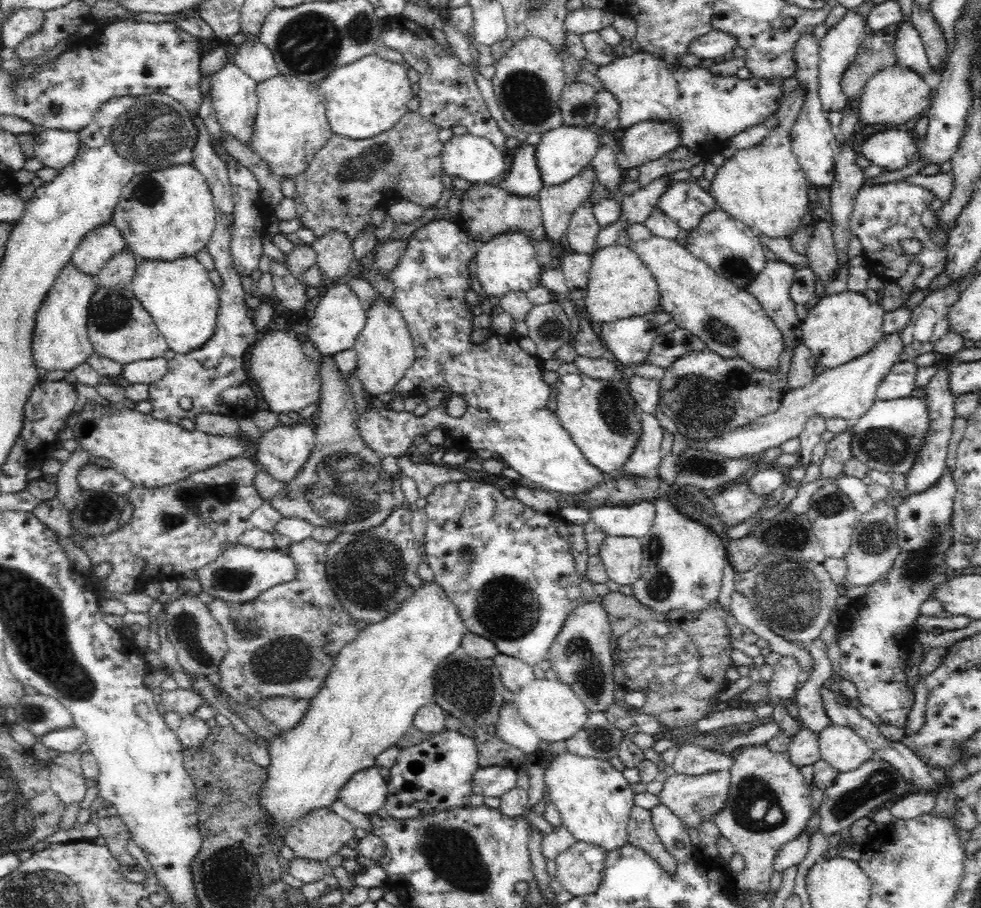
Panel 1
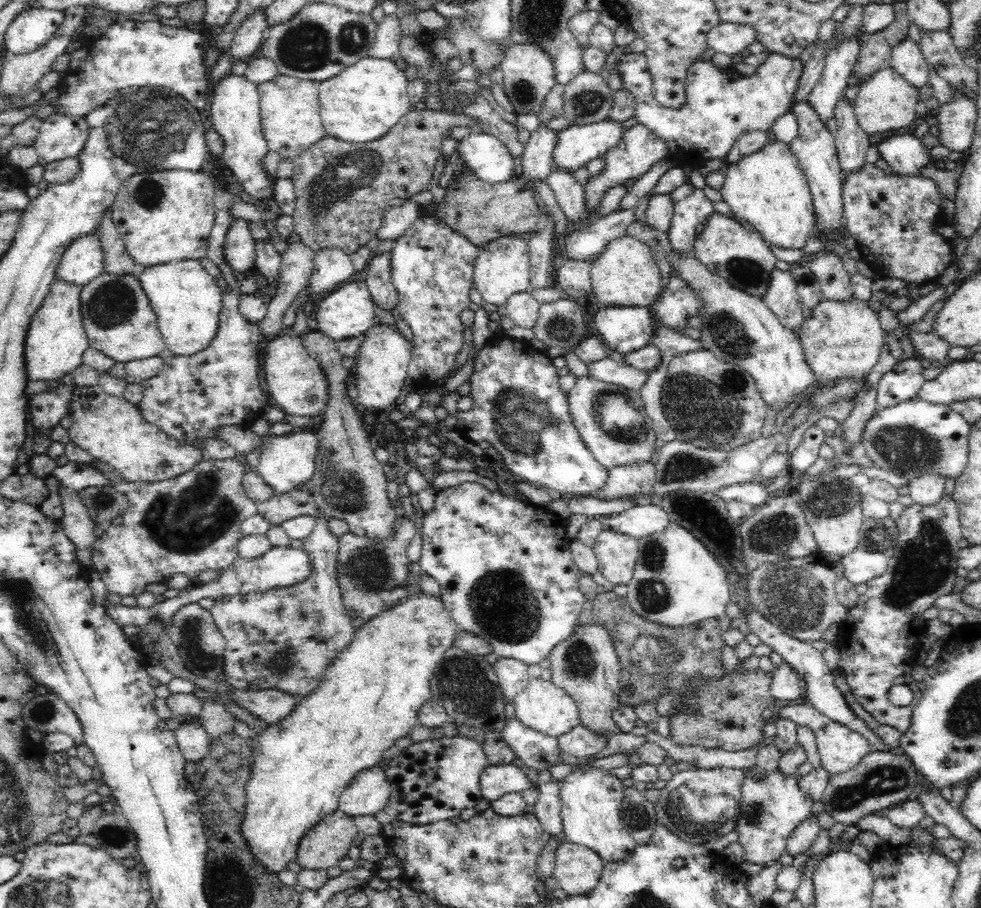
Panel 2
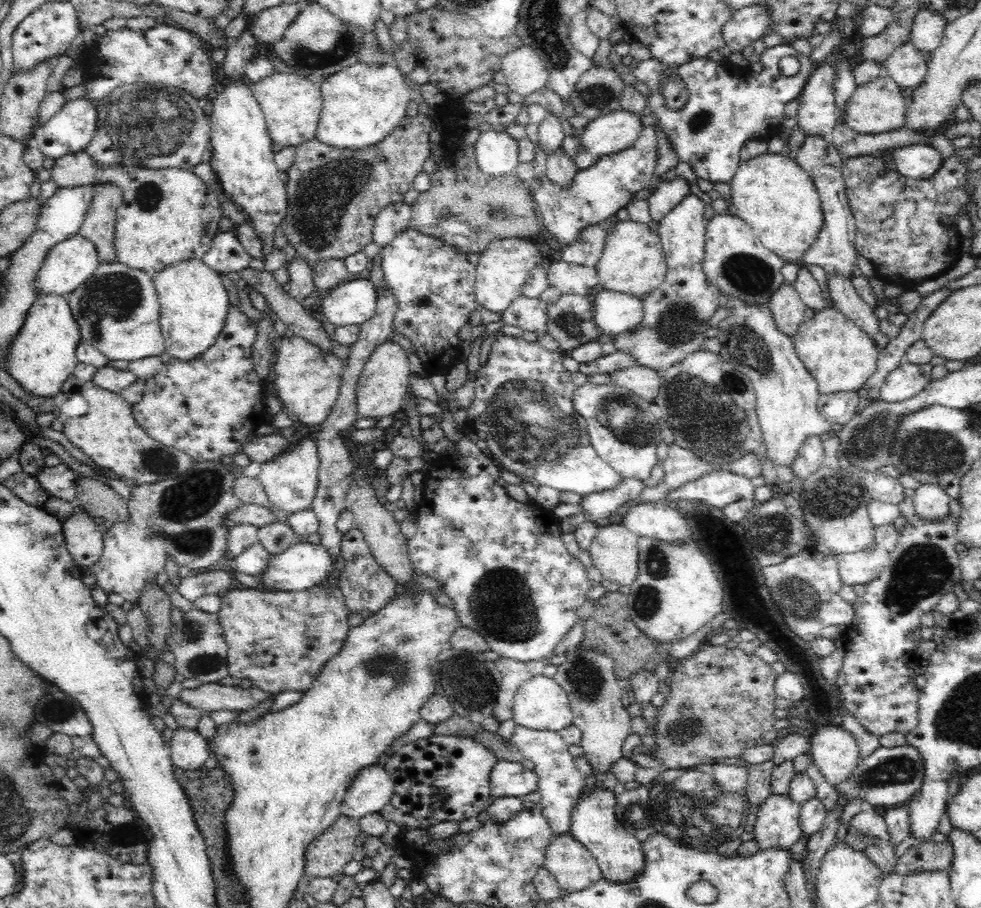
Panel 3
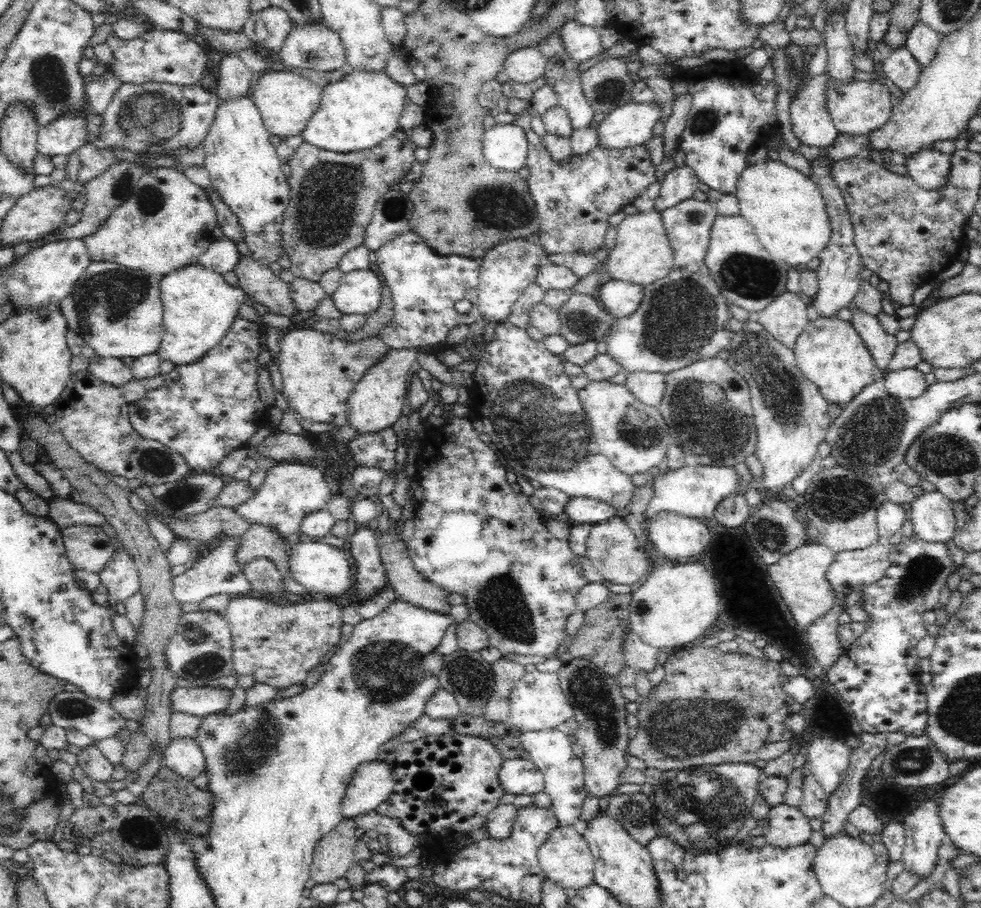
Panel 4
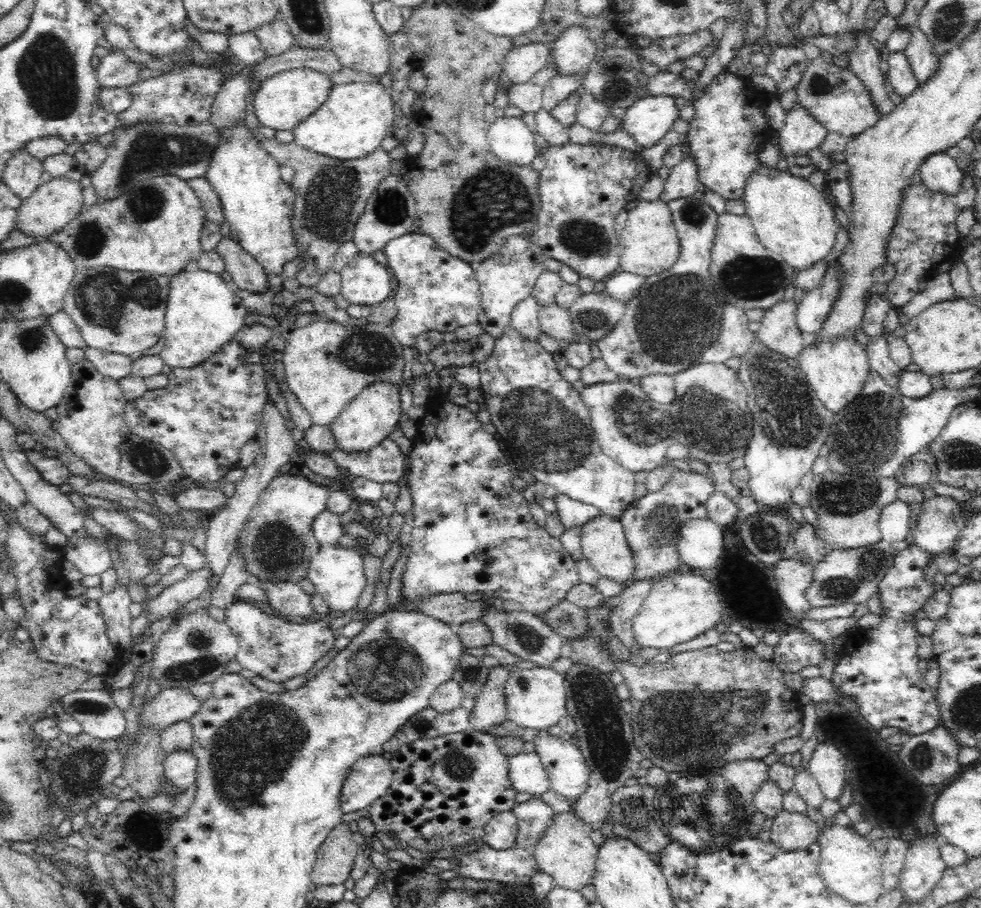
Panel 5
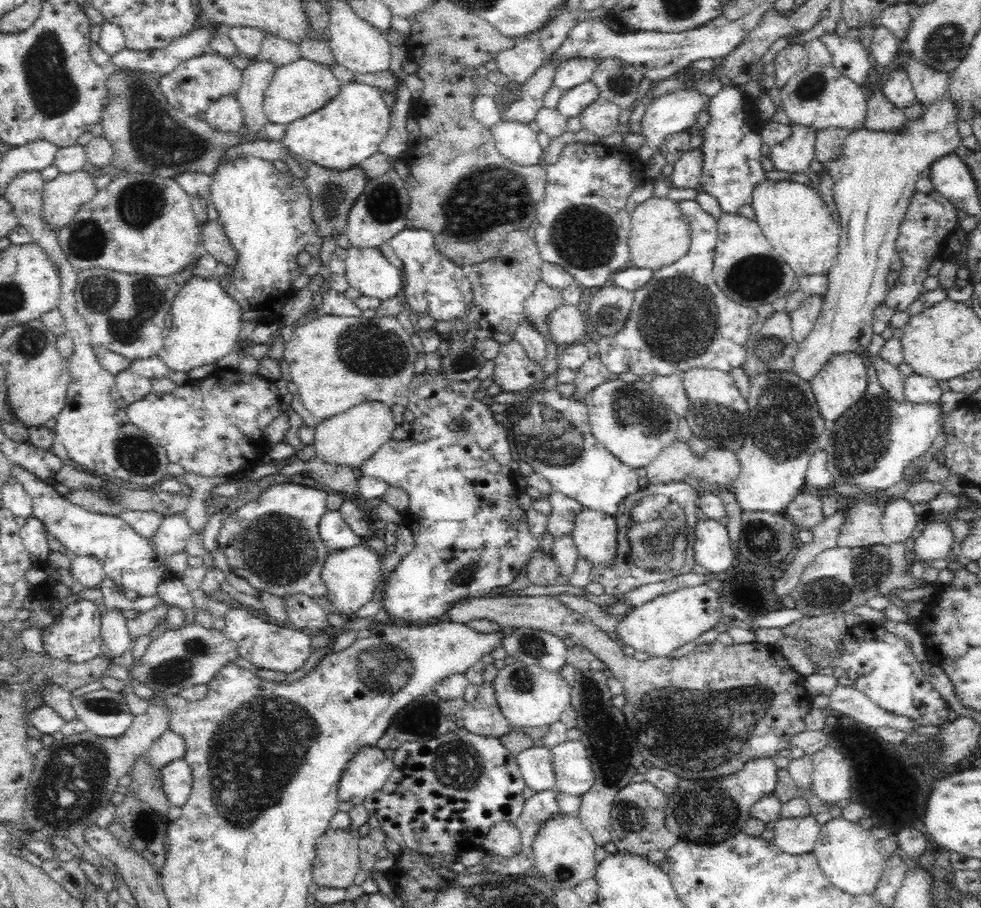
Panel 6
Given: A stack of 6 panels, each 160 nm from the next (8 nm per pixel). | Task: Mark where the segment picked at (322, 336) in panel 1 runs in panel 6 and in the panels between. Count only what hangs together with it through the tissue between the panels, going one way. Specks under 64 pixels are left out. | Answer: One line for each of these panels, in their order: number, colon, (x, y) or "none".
2: (348, 311)
3: (354, 302)
4: (359, 292)
5: (364, 280)
6: (367, 269)

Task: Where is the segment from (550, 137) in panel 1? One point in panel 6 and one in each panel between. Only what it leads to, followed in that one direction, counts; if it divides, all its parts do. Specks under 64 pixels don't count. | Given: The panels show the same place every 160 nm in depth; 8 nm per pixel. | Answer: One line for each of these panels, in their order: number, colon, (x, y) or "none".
2: (577, 144)
3: (612, 132)
4: (627, 126)
5: (647, 120)
6: (677, 111)

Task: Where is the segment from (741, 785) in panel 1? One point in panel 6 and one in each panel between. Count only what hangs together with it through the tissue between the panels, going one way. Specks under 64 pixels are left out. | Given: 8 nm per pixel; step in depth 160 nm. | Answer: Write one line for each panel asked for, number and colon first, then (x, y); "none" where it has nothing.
2: (770, 808)
3: (777, 826)
4: (788, 826)
5: (789, 831)
6: (795, 836)

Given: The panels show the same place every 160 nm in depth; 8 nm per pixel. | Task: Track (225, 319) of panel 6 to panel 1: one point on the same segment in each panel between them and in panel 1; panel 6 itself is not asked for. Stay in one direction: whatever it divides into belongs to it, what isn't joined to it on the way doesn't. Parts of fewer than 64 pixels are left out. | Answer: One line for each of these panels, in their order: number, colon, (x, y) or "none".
1: (184, 303)
2: (187, 301)
3: (194, 303)
4: (199, 306)
5: (203, 314)

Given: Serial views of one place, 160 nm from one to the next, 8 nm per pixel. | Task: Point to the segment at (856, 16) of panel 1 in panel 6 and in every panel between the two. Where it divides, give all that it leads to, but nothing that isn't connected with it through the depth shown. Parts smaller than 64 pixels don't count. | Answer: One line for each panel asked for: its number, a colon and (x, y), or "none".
2: (840, 61)
3: (817, 114)
4: (811, 123)
5: (801, 133)
6: (794, 154)

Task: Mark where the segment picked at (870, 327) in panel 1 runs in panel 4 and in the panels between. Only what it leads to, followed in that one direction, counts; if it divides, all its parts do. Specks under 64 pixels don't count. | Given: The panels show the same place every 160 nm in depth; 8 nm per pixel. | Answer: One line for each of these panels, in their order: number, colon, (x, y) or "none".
2: (841, 339)
3: (841, 357)
4: (830, 352)

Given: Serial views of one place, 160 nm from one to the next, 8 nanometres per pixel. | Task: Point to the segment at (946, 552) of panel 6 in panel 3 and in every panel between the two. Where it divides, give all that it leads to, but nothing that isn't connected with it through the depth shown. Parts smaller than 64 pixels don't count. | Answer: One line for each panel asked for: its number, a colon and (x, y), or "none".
3: (931, 502)
4: (932, 514)
5: (937, 529)

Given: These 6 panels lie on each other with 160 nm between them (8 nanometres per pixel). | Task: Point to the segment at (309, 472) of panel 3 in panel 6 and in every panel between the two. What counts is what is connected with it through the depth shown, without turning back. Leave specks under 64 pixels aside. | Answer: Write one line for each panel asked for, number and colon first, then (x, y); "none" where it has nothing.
4: (290, 491)
5: (277, 542)
6: (273, 542)

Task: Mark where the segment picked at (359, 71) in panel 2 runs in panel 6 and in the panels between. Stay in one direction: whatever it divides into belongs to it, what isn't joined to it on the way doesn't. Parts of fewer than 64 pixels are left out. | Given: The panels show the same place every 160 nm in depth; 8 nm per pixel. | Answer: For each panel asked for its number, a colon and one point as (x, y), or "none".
3: (362, 104)
4: (358, 112)
5: (352, 122)
6: (343, 133)

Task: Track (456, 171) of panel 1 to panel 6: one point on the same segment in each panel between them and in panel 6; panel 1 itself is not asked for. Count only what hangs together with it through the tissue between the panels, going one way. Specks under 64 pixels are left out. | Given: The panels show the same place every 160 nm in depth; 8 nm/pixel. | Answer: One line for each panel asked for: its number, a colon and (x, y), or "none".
2: (486, 155)
3: (496, 152)
4: (505, 146)
5: (511, 140)
6: (518, 142)

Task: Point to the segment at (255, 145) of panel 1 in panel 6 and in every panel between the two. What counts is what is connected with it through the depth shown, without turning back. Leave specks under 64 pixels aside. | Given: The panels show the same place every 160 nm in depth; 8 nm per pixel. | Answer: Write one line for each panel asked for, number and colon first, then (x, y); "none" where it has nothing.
2: (290, 108)
3: (292, 104)
4: (286, 101)
5: (284, 100)
6: (298, 89)

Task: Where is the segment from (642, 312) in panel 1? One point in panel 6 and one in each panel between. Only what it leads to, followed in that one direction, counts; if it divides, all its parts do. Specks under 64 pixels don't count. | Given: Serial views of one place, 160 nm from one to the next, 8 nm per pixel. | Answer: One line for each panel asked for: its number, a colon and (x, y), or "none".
2: (625, 274)
3: (633, 261)
4: (642, 254)
5: (649, 244)
6: (659, 235)

